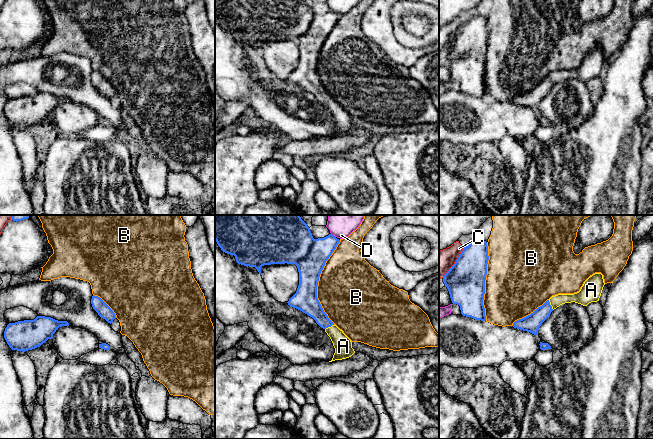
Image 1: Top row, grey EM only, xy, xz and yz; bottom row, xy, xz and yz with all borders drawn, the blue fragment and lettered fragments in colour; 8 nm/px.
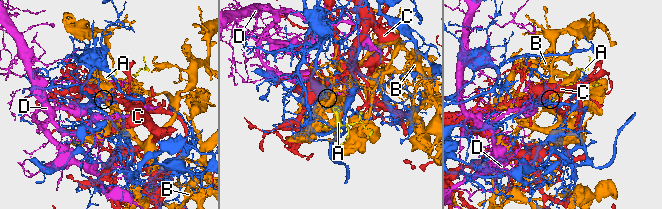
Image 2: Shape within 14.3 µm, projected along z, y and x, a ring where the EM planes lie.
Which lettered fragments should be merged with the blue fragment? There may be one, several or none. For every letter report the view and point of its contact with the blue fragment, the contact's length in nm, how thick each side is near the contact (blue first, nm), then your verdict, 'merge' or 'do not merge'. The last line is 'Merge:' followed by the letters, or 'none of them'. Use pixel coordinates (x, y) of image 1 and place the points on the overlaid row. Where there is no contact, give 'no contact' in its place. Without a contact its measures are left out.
A: meets blue in yz at (550, 305); contact 90 nm long; 140 nm thick on the blue side, 100 nm on the other; merge
B: meets blue in xz at (317, 282); contact 700 nm long; 280 nm thick on the blue side, 480 nm on the other; do not merge
C: meets blue in yz at (455, 262); contact 300 nm long; 320 nm thick on the blue side, 190 nm on the other; do not merge
D: meets blue in xz at (333, 235); contact 50 nm long; 280 nm thick on the blue side, 280 nm on the other; do not merge
Merge: A

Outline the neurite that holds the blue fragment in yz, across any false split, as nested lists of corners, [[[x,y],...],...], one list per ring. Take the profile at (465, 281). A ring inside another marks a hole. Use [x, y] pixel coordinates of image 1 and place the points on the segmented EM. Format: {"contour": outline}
{"contour": [[[478,238],[464,247],[455,264],[443,277],[443,282],[449,291],[451,301],[453,304],[460,306],[461,314],[481,321],[486,321],[483,300],[488,260],[487,242]]]}

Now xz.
{"contour": [[[215,215],[215,241],[223,252],[234,255],[238,264],[255,267],[259,274],[264,265],[295,264],[299,272],[299,285],[288,305],[312,317],[325,330],[335,348],[329,362],[349,358],[355,353],[351,340],[328,318],[317,298],[321,271],[339,244],[339,239],[332,234],[314,239],[300,215]]]}

